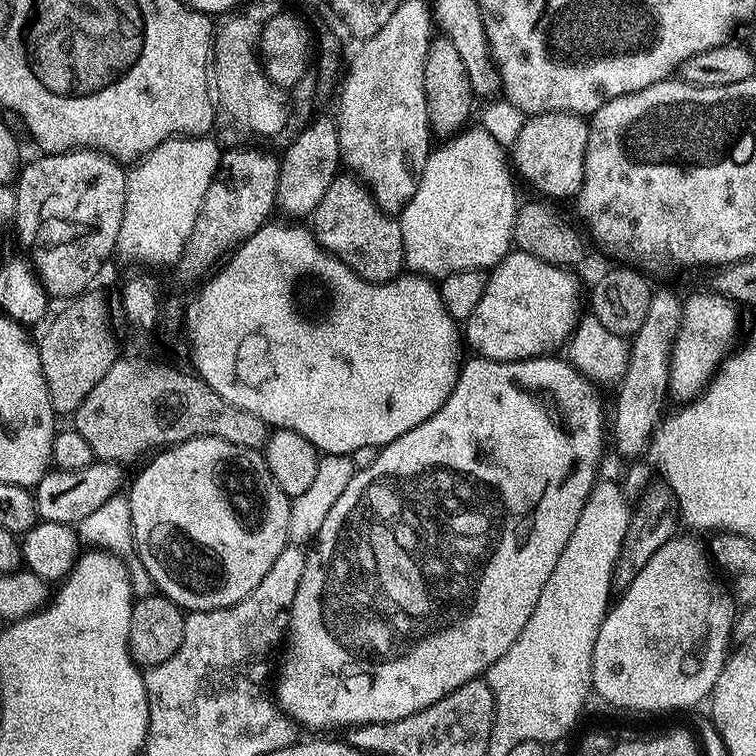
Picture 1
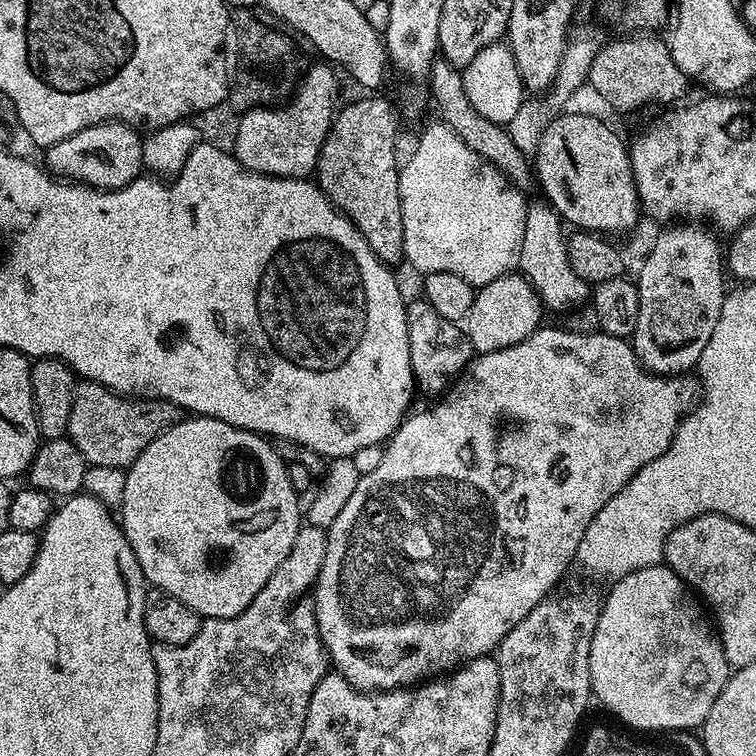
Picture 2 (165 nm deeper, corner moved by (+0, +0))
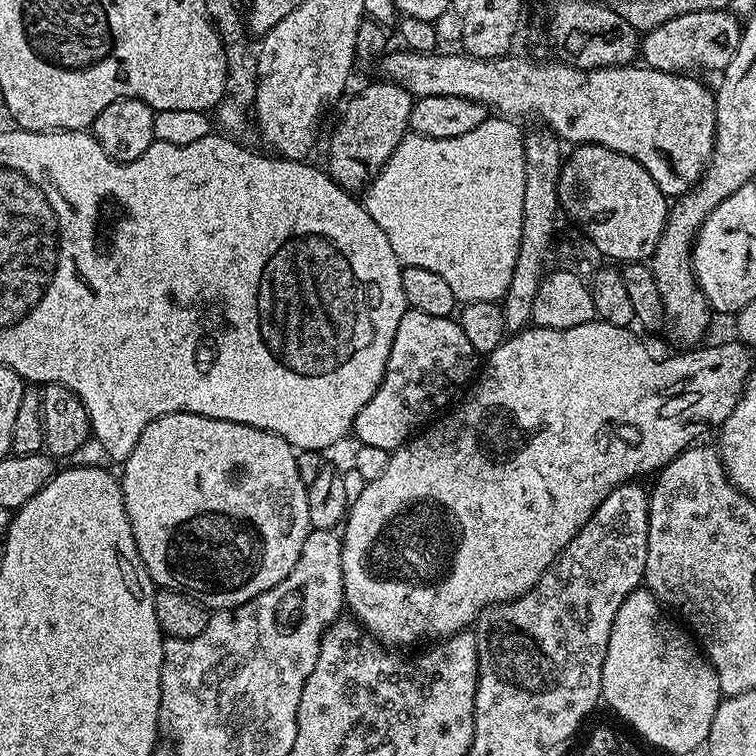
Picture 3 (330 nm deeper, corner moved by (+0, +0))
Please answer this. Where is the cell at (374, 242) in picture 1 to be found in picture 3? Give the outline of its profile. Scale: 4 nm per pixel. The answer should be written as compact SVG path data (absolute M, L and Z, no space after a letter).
M391 82L379 83L362 89L345 106L344 113L341 114L340 121L337 122L336 129L332 132L332 141L328 144L328 164L326 163L326 171L339 188L345 188L346 191L353 194L363 193L367 189L372 179L386 166L390 154L394 154L398 142L402 142L402 138L409 135L410 132L408 119L412 113L413 96L401 84Z

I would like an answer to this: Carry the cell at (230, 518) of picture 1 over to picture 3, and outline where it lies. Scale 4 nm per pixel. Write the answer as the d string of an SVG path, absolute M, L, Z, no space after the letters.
M175 412L166 414L146 426L134 446L134 450L122 462L124 473L119 473L120 489L124 495L126 514L130 518L130 526L134 530L134 542L152 583L160 588L169 588L175 592L185 592L199 600L209 610L221 608L237 608L239 604L250 602L258 594L278 586L290 570L294 570L294 562L302 554L302 546L310 531L310 510L308 509L309 485L302 482L298 474L296 461L297 449L284 441L281 436L267 432L261 428L251 428L249 424L239 424L229 420L219 420L209 416L199 416L193 412Z

